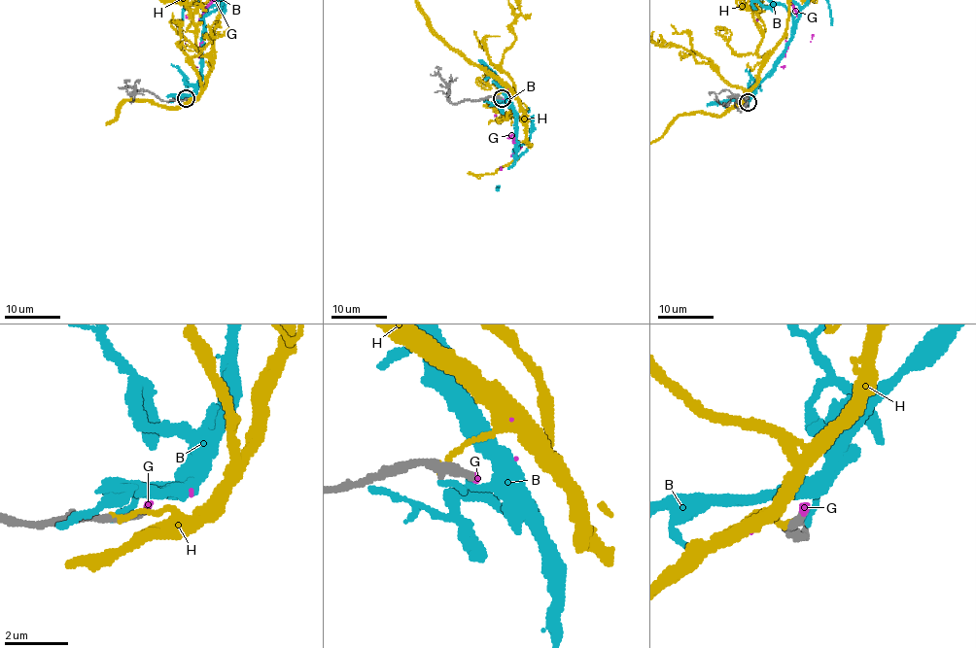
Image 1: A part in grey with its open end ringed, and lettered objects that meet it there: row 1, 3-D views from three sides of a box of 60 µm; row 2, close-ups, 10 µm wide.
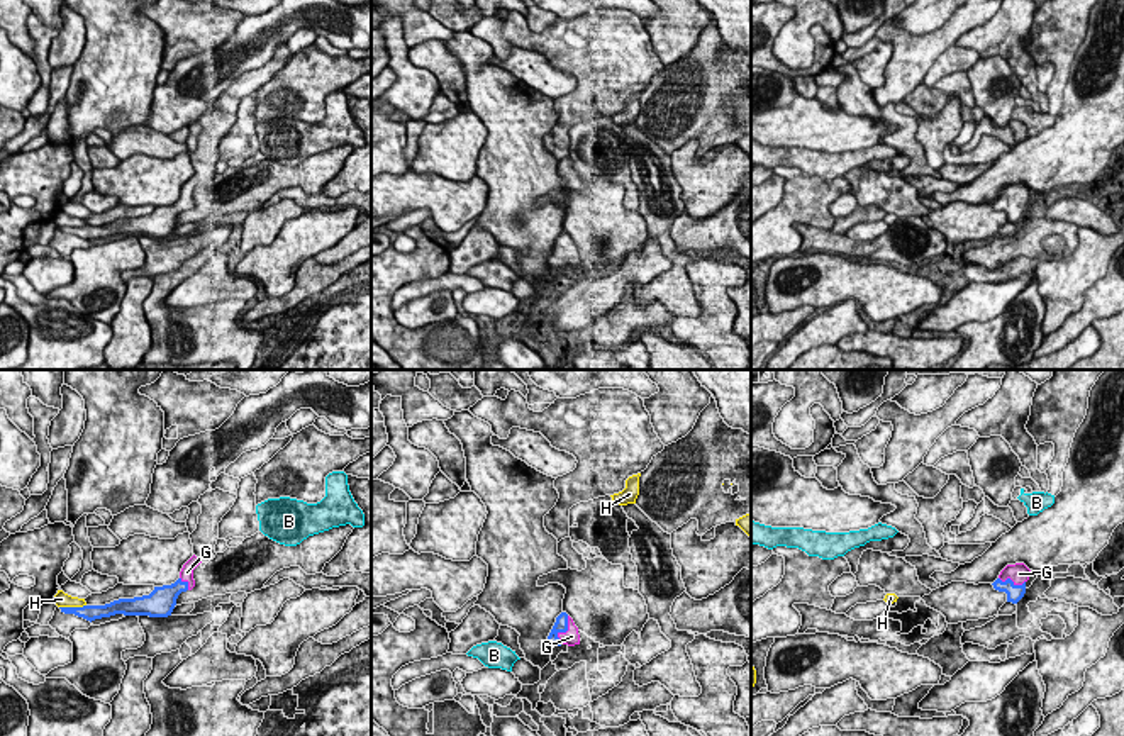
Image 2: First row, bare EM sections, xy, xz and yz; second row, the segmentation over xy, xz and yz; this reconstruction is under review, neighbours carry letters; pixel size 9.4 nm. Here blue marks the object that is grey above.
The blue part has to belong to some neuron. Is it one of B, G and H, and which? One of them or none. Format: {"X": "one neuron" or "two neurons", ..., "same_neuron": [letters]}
{"B": "two neurons", "G": "one neuron", "H": "two neurons", "same_neuron": ["G"]}

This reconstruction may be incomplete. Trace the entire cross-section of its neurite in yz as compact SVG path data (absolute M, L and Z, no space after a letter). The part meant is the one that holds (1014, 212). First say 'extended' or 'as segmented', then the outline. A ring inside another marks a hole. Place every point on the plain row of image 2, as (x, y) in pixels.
extended | M1024 183L1007 185L992 205L1007 214L1007 222L1017 224L1026 214L1026 202L1031 193Z

